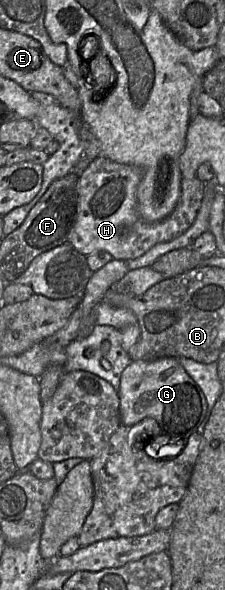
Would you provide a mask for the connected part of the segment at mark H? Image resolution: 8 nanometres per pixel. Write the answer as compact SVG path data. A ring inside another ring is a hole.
M101 155L89 163L88 167L78 176L77 207L68 235L68 242L78 252L88 256L96 251L107 251L113 259L129 261L141 257L158 243L168 242L179 237L192 226L201 206L205 183L197 178L182 178L180 198L172 213L161 221L147 222L142 219L137 208L137 188L141 178L140 169L117 163Z

